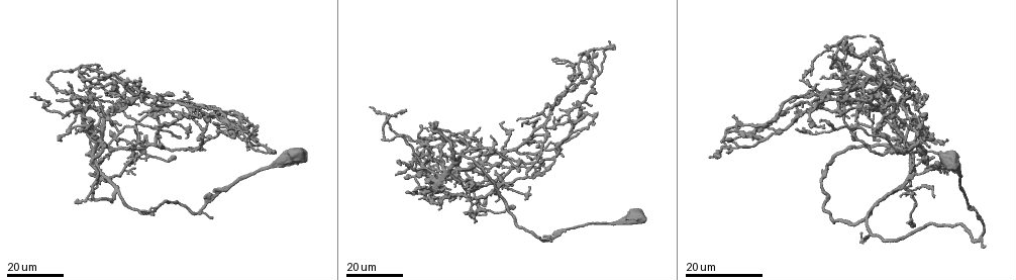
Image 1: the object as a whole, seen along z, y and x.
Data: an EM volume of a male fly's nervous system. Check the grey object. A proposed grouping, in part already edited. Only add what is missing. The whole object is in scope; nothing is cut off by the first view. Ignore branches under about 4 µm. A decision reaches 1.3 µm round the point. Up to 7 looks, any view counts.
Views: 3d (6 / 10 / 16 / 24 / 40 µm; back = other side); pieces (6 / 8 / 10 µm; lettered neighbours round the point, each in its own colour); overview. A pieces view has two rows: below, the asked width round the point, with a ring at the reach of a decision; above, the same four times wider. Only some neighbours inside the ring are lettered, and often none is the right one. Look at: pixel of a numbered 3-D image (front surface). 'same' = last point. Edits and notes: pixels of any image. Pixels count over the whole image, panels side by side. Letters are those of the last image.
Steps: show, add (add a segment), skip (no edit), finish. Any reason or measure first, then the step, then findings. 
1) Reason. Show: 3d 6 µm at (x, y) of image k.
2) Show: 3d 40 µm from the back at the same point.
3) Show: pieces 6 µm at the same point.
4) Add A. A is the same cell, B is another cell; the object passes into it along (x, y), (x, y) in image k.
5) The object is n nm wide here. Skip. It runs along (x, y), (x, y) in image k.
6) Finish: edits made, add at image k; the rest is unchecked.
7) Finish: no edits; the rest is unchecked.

Long arm stops here. Show: 3d 16 µm at (94, 105) of image 1.

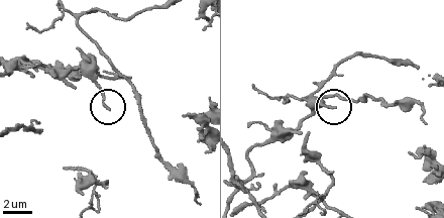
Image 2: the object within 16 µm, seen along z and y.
See the neighbours. Show: pieces 8 µm at (335, 107) of image 2.

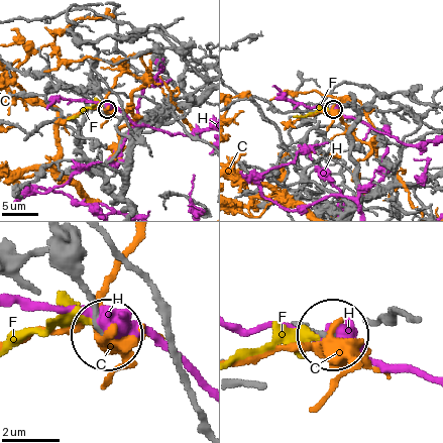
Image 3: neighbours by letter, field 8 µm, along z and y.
Skip. C, F and H are other cells; none of them fits.

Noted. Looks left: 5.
Free end. Show: 3d 16 µm at (866, 35) of image 1.

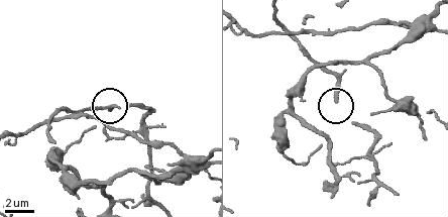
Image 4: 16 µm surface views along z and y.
Show: pieces 8 µm at (335, 99) of image 4.

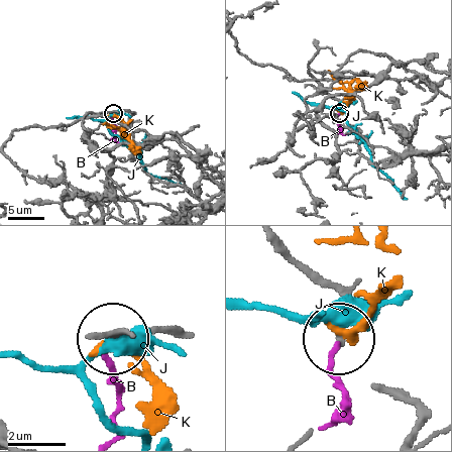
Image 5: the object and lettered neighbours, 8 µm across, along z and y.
Skip. B, J and K are other cells; it runs along (360, 91), (374, 77), (322, 80), (338, 112) in image 5; no lettered segment goes on from it.

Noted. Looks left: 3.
Thin end. Show: 3d 24 µm at (156, 147) of image 1.

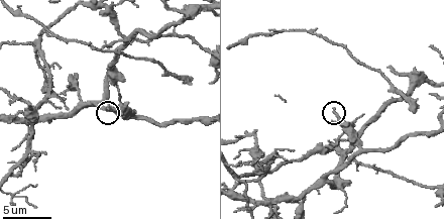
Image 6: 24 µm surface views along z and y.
Show: pieces 6 µm at (333, 111) of image 6.

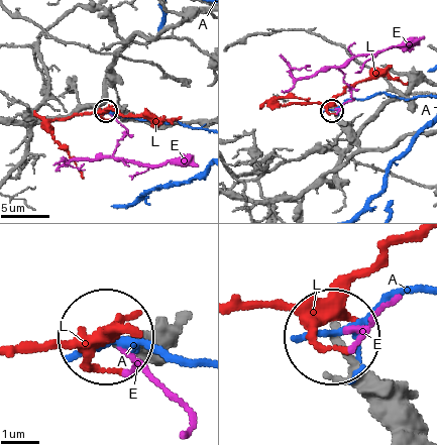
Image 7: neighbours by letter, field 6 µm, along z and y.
Skip. A, E and L are other cells; no lettered segment goes on from it.

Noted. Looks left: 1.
Finish: no edits; the rest is unchecked.

